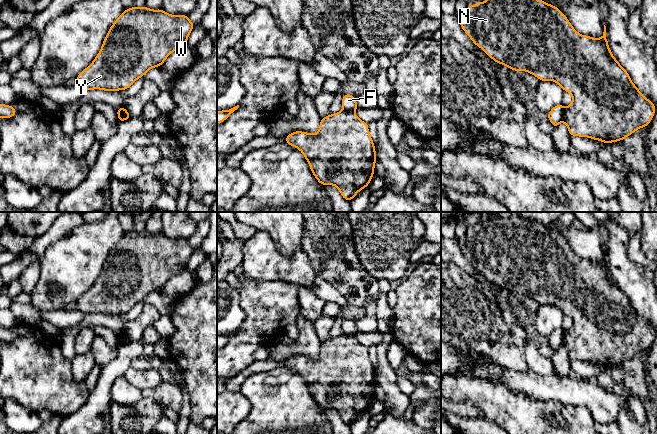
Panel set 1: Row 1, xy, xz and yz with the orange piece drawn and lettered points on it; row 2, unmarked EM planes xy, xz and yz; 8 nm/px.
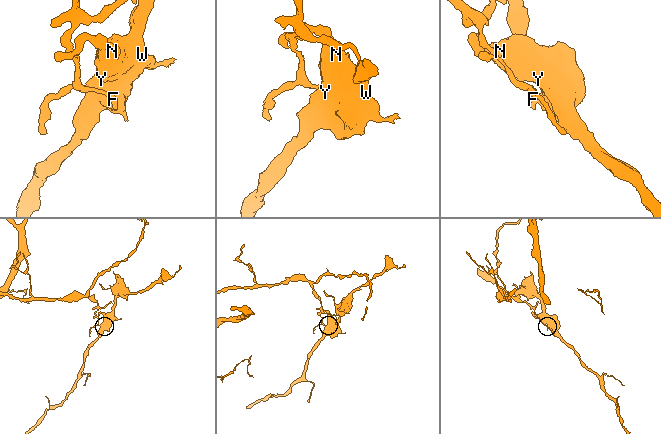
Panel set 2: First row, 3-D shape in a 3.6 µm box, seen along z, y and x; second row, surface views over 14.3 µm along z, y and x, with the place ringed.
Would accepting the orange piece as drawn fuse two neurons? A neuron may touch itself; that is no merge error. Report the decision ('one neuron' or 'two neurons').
two neurons

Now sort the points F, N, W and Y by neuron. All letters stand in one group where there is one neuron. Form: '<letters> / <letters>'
F / N W Y

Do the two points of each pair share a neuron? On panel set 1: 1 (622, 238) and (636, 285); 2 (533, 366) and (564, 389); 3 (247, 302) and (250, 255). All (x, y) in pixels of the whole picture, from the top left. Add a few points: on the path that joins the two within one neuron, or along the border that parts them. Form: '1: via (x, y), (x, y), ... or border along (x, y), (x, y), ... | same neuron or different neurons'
1: via (620, 250), (620, 266), (626, 273) | same neuron
2: border along (529, 370), (539, 375), (556, 375) | different neurons
3: border along (242, 273), (258, 281), (272, 281) | different neurons

